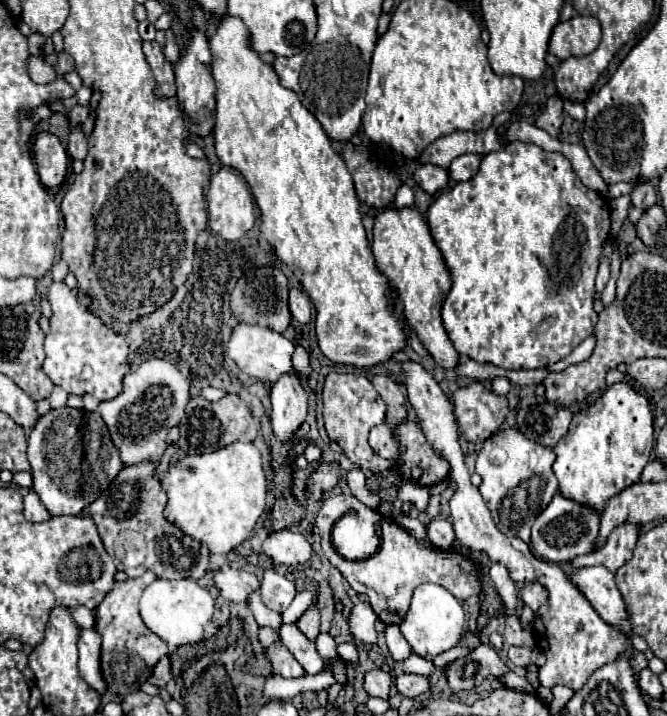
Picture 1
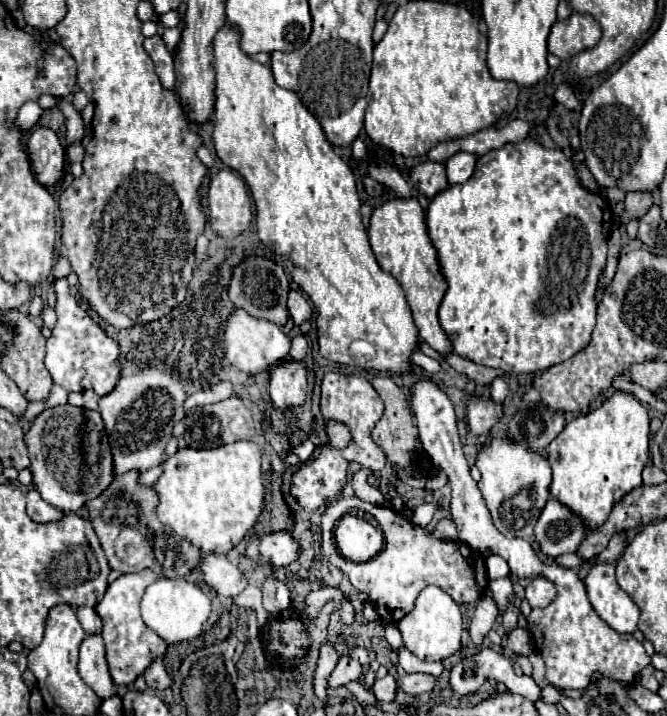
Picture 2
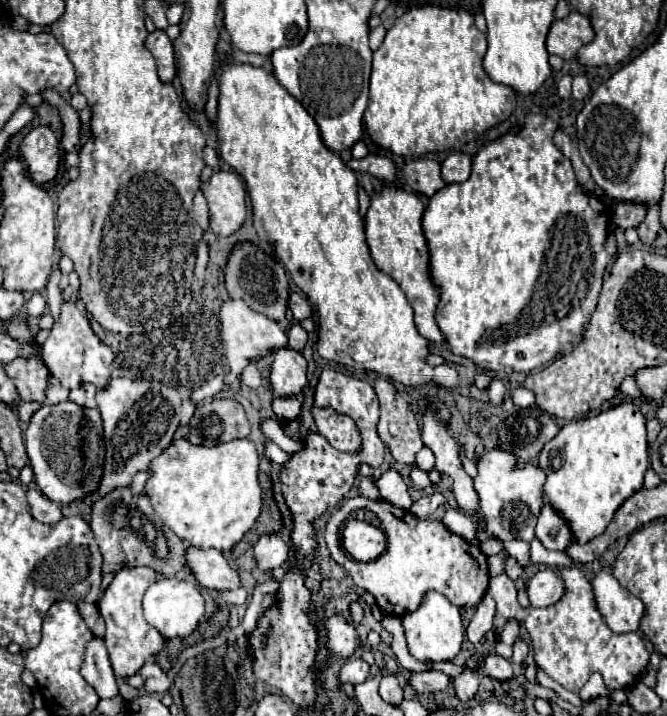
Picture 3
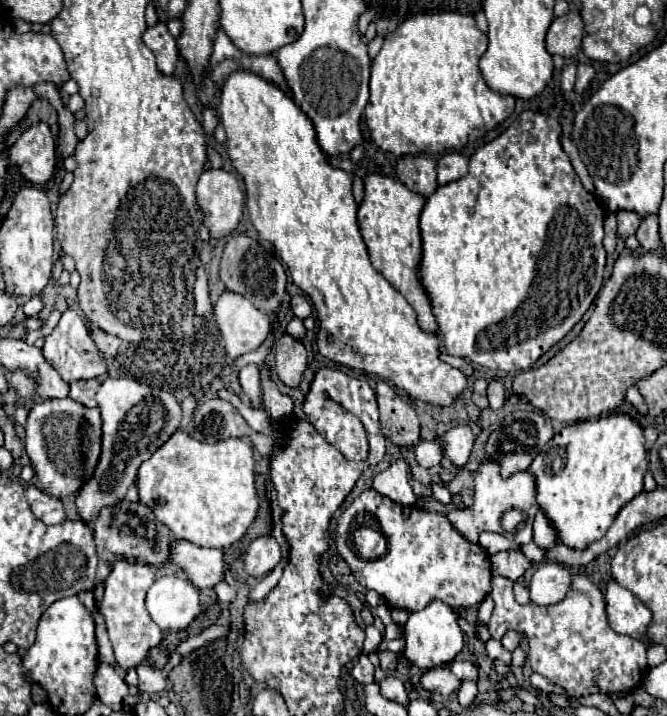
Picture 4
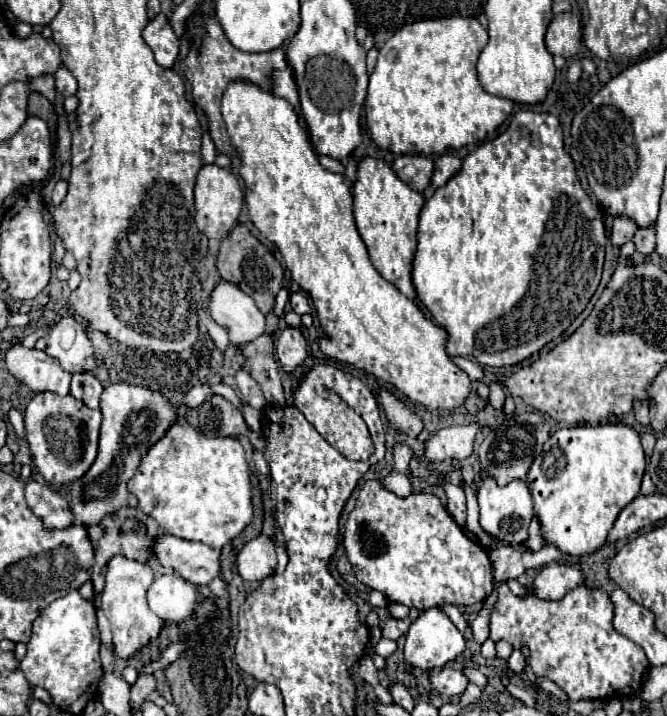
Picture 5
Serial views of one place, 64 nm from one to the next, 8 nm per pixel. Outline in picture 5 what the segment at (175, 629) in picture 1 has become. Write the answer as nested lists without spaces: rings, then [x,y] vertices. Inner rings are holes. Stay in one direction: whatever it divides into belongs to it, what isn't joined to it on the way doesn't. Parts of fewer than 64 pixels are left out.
[[[162,574],[148,588],[148,606],[164,624],[180,624],[194,614],[196,586],[178,574]]]

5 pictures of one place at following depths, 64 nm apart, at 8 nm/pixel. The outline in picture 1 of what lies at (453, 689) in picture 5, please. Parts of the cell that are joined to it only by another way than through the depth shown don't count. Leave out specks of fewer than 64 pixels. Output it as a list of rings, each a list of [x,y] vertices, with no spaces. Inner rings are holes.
[[[400,674],[394,684],[402,696],[412,696],[412,698],[424,694],[430,688],[426,676],[418,676],[418,674]]]

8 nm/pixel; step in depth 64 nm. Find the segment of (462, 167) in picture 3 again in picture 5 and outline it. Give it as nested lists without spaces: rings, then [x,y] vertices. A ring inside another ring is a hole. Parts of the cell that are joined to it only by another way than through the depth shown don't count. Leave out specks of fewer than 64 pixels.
[[[442,154],[436,160],[436,168],[434,168],[434,176],[432,176],[432,186],[424,192],[424,196],[428,198],[432,194],[432,190],[444,186],[454,174],[458,174],[462,170],[462,160],[454,154]]]

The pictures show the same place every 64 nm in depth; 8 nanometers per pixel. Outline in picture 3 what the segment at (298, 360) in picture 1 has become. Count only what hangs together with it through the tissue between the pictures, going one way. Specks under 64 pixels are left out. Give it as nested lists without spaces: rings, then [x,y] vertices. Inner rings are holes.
[[[294,324],[290,330],[288,330],[288,340],[290,340],[290,348],[296,350],[296,352],[302,352],[304,346],[306,346],[306,332],[300,324]]]

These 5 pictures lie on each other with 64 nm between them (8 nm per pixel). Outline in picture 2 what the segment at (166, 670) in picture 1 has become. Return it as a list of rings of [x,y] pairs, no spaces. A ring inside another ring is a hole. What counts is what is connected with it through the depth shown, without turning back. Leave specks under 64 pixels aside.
[[[156,658],[156,662],[152,662],[152,666],[144,672],[144,678],[146,678],[146,684],[154,690],[164,690],[172,684],[172,678],[168,676],[162,658]]]

